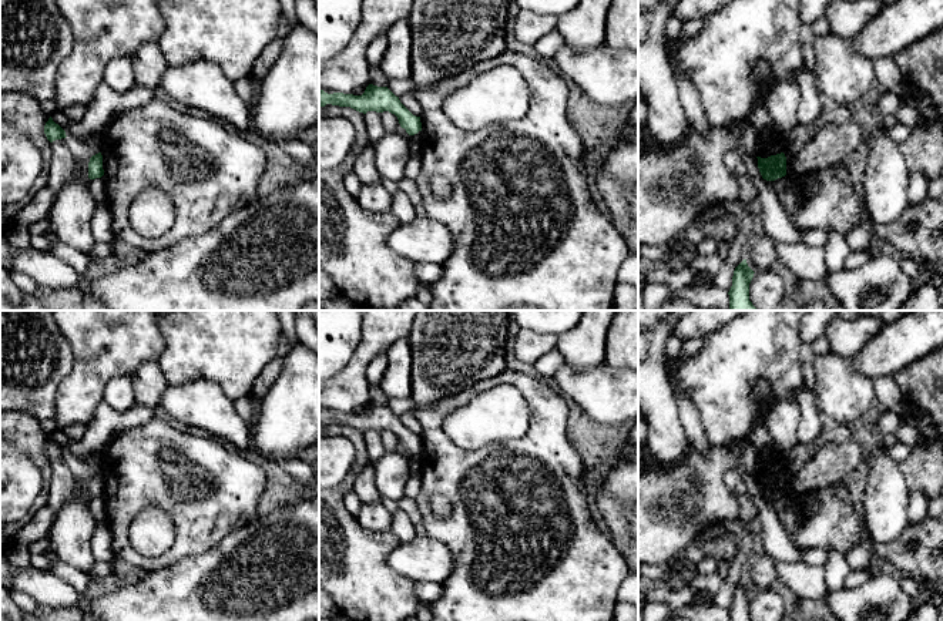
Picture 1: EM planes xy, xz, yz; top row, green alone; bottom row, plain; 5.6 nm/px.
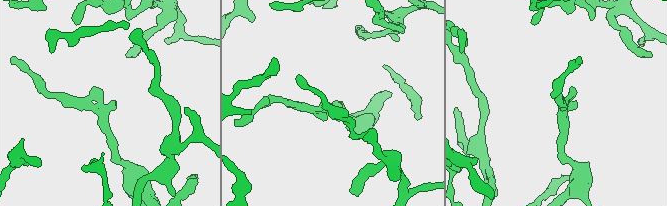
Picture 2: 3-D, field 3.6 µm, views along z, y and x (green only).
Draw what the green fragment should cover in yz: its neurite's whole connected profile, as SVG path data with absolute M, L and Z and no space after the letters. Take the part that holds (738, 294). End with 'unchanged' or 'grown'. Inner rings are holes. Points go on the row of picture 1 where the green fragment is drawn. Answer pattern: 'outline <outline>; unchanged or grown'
outline M744 259L734 271L732 286L729 295L729 310L756 310L749 301L749 283L754 278L754 271Z; unchanged

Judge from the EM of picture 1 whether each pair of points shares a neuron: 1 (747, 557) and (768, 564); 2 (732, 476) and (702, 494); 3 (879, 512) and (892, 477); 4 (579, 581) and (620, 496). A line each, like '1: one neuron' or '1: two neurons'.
1: two neurons
2: two neurons
3: one neuron
4: two neurons

